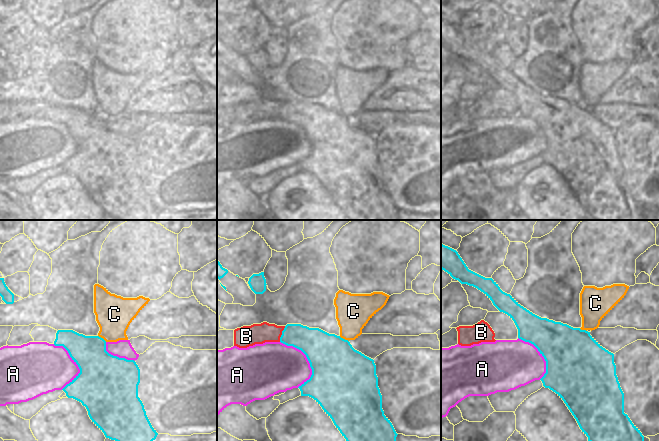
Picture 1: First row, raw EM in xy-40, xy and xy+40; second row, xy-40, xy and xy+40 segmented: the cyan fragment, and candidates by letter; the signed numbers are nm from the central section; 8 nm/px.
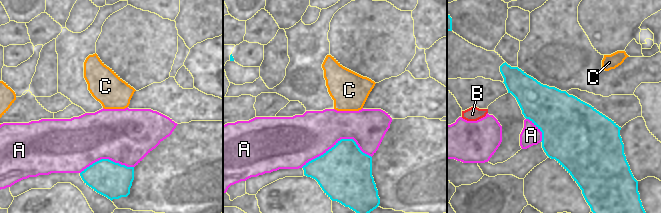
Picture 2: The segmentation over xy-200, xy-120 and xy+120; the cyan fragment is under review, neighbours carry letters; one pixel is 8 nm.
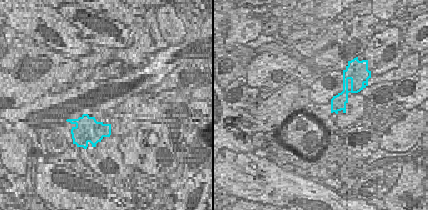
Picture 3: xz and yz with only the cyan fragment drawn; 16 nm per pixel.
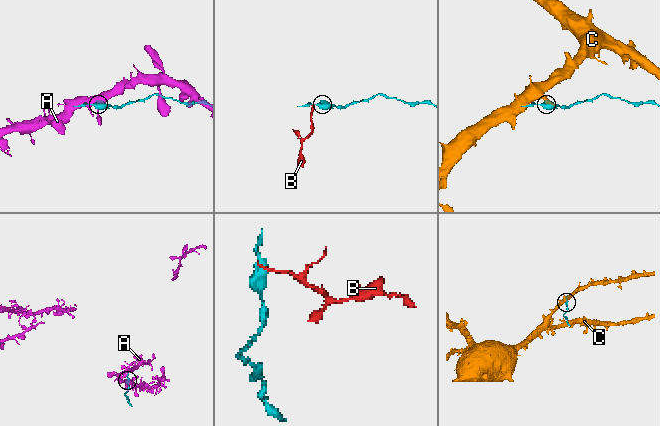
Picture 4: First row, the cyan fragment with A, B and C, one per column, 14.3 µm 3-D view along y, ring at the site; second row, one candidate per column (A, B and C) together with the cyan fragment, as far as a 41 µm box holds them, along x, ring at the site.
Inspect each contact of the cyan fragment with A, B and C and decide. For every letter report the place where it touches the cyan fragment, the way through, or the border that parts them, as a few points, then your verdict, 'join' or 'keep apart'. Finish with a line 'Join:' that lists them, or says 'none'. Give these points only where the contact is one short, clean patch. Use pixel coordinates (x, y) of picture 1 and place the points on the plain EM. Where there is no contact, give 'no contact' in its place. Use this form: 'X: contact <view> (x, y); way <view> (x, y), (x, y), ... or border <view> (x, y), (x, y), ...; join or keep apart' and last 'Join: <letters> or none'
A: contact xy (308, 136); keep apart
B: contact xy (282, 110); border xy (285, 102), (279, 117); keep apart
C: contact xy (344, 115); keep apart
Join: none

